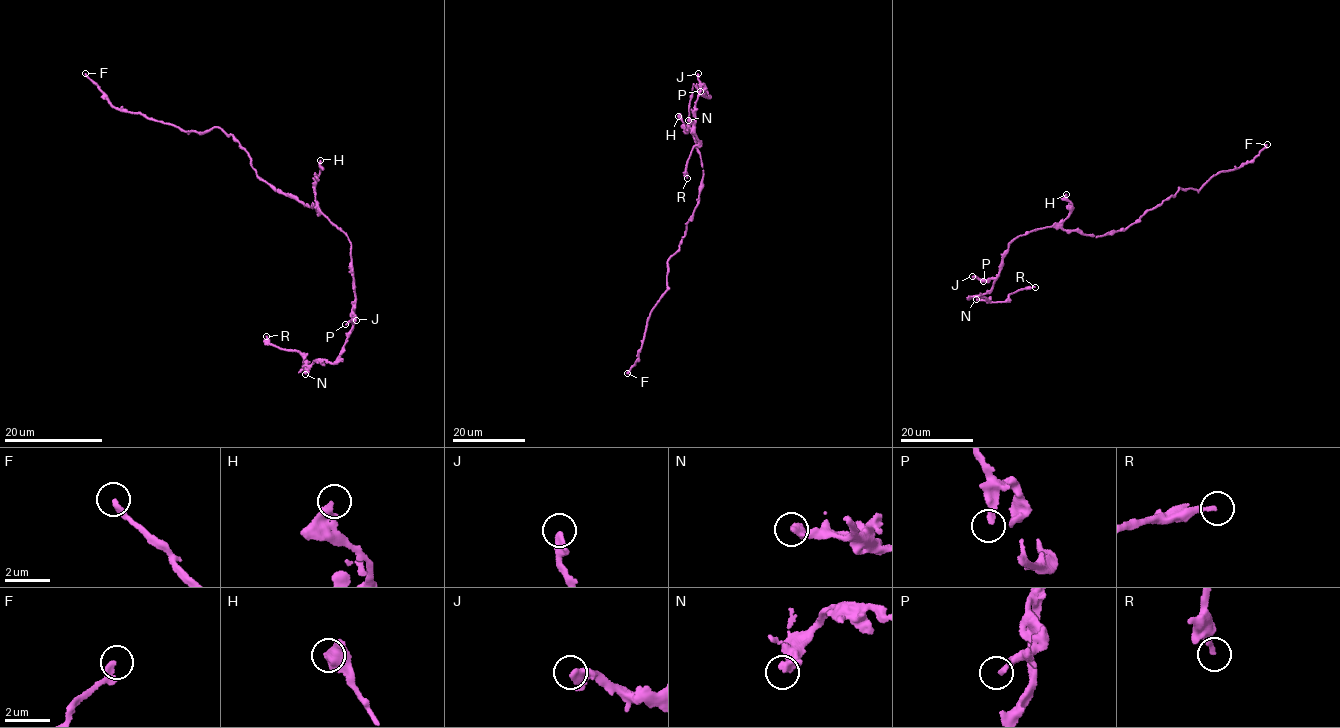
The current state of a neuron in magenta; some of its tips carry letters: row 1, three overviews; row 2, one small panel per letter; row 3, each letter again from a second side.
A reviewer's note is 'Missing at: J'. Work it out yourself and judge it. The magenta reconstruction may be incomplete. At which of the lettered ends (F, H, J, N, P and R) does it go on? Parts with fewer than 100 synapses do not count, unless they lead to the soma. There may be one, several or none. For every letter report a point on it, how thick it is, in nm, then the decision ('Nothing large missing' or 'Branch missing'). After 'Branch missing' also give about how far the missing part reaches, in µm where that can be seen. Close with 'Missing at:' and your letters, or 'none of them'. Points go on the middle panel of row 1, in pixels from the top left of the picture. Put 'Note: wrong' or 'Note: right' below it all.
F: Place: (627, 373). Thickness 260 nm. Nothing large missing
H: Place: (678, 116). Thickness 320 nm. Nothing large missing
J: Place: (698, 73). Thickness 400 nm. Nothing large missing
N: Place: (688, 120). Thickness 400 nm. Nothing large missing
P: Place: (700, 91). Thickness 220 nm. Nothing large missing
R: Place: (687, 178). Thickness 200 nm. Nothing large missing
Missing at: none of them
Note: wrong

